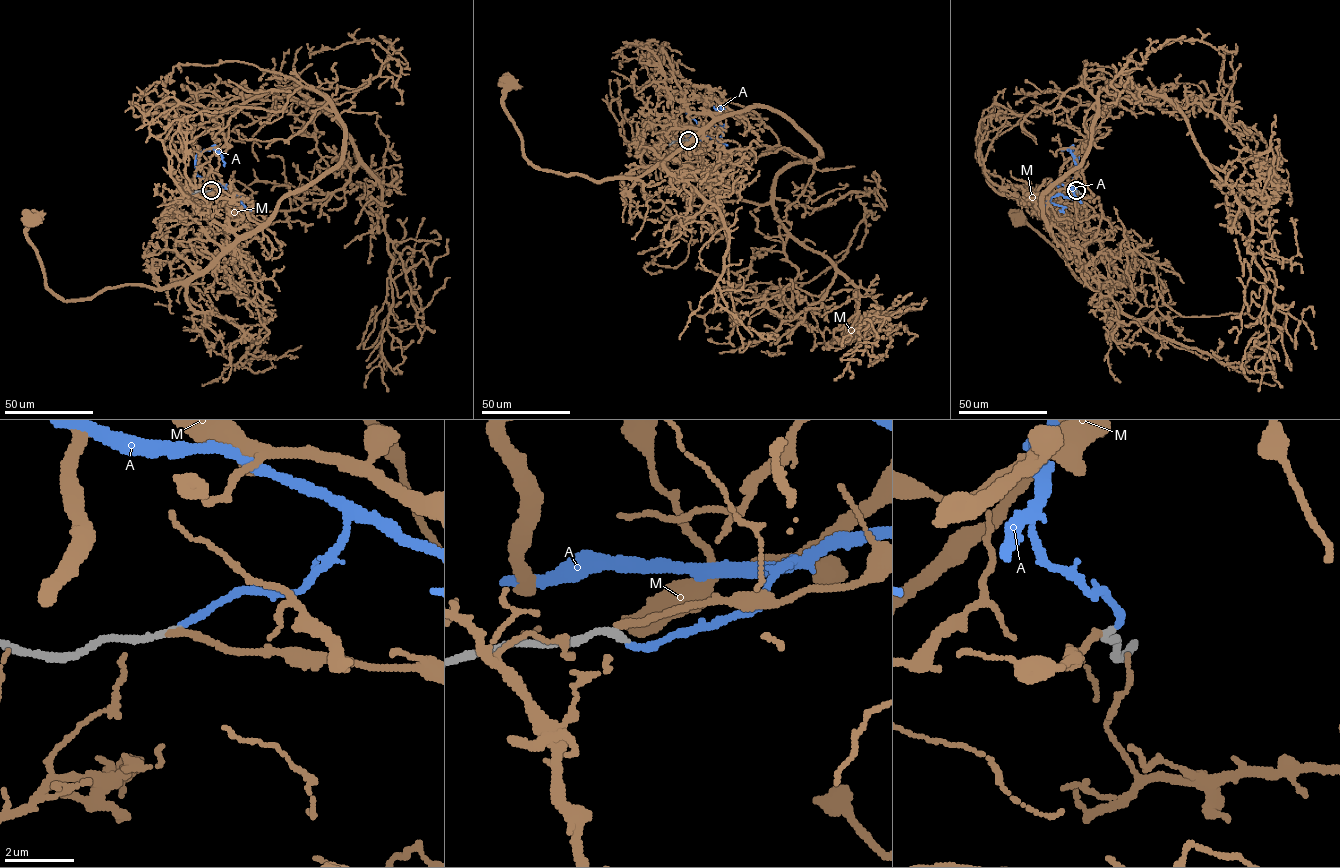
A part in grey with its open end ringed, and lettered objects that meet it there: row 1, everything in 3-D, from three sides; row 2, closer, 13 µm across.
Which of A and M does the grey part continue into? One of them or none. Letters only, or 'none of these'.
A

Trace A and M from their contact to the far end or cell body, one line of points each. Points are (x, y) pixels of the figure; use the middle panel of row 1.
A: (688, 140), (696, 136), (678, 137), (672, 142), (690, 134), (701, 140)
M: (687, 139), (724, 111), (711, 89), (712, 120), (639, 176), (539, 169), (504, 107), (511, 80)

